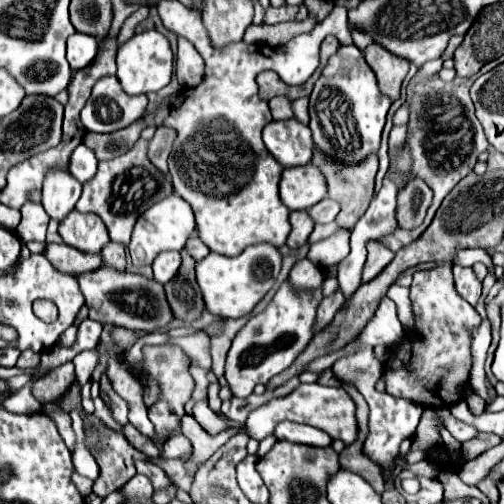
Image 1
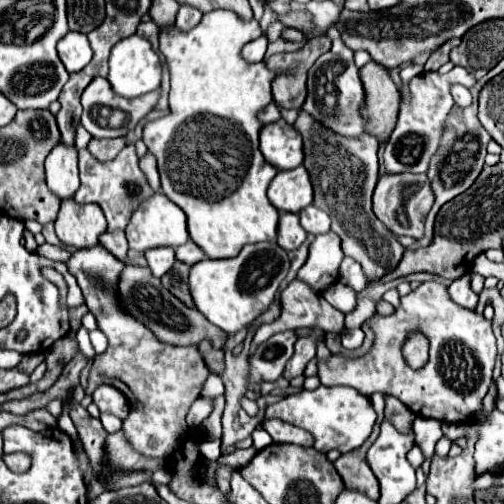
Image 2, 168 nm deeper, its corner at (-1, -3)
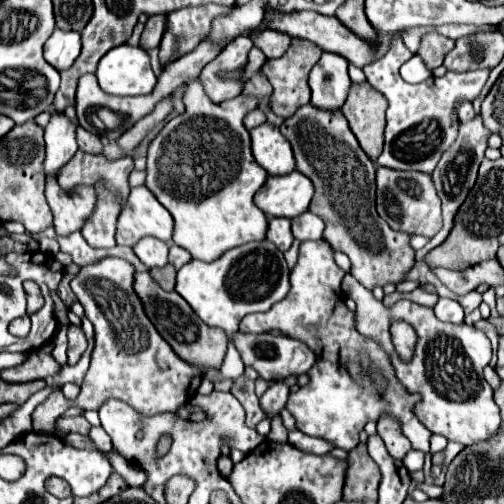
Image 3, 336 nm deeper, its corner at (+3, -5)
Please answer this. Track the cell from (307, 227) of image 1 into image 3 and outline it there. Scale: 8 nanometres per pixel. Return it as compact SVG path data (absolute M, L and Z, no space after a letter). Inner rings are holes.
M270 218L266 238L270 242L274 242L282 252L286 252L294 242L294 236L290 232L290 220L288 218Z

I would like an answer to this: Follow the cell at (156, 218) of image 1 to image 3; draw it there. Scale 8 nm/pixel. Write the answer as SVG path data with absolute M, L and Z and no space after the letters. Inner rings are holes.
M146 186L132 188L128 202L118 216L116 242L120 246L134 246L138 240L154 236L166 244L172 244L172 234L172 214L158 200L154 200L154 194Z

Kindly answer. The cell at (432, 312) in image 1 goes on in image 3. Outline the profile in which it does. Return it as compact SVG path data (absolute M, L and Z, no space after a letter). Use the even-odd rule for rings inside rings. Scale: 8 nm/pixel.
M346 274L342 280L342 290L348 298L356 302L356 328L362 336L378 342L388 354L396 378L410 394L420 394L420 402L414 404L416 418L430 428L434 434L442 434L448 440L472 446L476 442L492 440L502 426L498 406L492 400L492 388L482 376L484 366L492 358L492 346L488 336L466 322L452 324L436 318L434 310L420 306L410 300L398 300L392 308L386 308L378 302L370 290L366 290L352 274ZM406 320L414 326L418 334L418 346L412 362L402 362L394 352L390 342L390 322Z

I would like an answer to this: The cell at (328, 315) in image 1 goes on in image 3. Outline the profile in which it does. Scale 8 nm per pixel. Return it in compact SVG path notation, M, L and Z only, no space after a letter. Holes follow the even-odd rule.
M286 378L276 380L276 384L272 384L260 398L260 406L266 412L266 416L274 416L280 412L280 408L286 404L286 398L290 394L290 388L286 384Z

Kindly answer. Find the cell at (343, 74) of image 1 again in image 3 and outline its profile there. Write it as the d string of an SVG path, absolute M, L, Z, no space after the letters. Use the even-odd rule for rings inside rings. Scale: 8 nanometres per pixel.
M324 52L318 64L312 66L308 84L312 90L312 106L338 112L344 106L352 86L348 76L348 60L338 54Z

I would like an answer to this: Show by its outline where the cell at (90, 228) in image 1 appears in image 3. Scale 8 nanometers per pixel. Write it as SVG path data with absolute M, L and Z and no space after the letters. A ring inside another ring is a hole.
M46 178L46 200L54 214L54 230L58 236L80 232L96 208L96 190L78 188L78 192L62 192L56 180Z

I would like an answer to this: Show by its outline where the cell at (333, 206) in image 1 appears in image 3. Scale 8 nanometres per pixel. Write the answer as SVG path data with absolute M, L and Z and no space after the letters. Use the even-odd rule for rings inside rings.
M304 212L296 218L292 218L292 234L296 240L304 242L304 240L320 240L324 232L324 222L312 214L312 212Z

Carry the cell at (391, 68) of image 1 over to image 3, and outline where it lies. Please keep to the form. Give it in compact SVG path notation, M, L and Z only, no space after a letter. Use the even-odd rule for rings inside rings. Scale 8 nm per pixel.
M368 82L352 84L350 96L342 106L342 114L348 120L362 150L376 160L384 144L388 102L382 92L374 90Z

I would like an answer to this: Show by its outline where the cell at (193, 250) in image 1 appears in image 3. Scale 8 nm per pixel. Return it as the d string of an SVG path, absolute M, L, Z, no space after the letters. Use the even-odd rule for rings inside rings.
M172 244L172 246L170 246L170 256L168 256L168 262L170 262L172 266L182 268L182 266L184 266L184 264L188 264L190 260L192 260L192 256L190 256L190 252L188 252L188 250L184 250L184 248L176 246L176 244Z

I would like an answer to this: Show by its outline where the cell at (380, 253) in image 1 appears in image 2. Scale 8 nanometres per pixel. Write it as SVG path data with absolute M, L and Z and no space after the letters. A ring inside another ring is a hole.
M300 112L294 128L304 140L304 166L314 186L312 204L330 214L332 230L342 240L342 252L360 262L368 284L380 280L400 264L406 248L372 212L372 194L378 182L378 140L370 134L362 134L362 138L342 138L326 130L326 126L306 112Z

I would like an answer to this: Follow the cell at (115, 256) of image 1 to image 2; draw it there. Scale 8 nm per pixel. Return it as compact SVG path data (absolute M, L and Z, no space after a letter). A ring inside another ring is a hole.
M114 230L114 232L106 232L106 234L102 234L100 244L102 244L106 250L110 250L116 258L126 260L128 242L126 242L126 236L124 236L122 230Z

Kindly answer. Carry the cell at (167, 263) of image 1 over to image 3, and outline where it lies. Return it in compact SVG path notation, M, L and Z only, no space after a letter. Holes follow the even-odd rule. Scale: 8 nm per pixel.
M148 236L146 240L140 240L134 246L134 254L148 266L148 270L162 268L168 262L168 244Z

